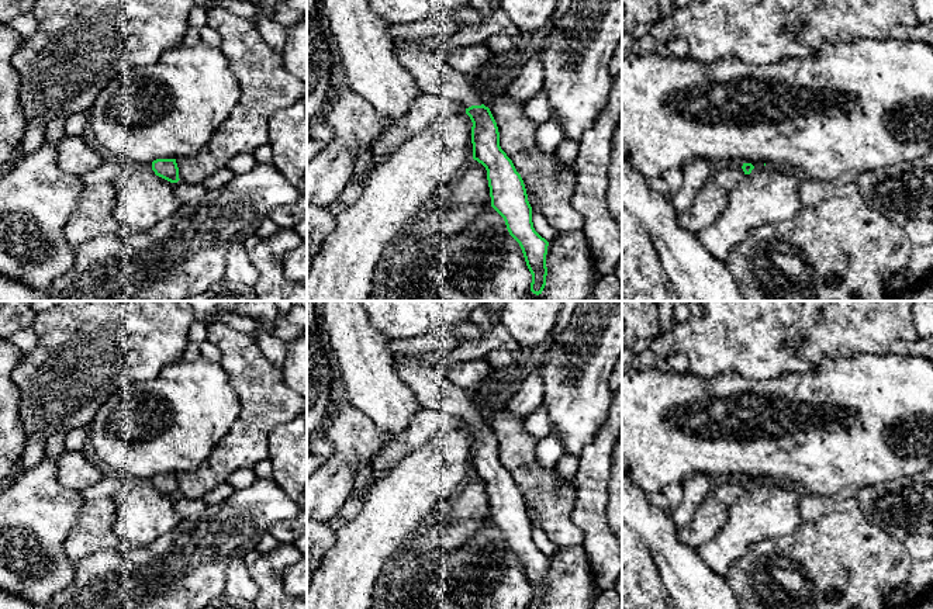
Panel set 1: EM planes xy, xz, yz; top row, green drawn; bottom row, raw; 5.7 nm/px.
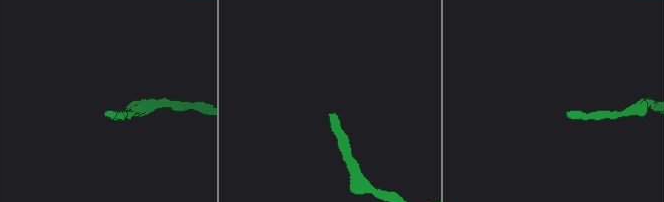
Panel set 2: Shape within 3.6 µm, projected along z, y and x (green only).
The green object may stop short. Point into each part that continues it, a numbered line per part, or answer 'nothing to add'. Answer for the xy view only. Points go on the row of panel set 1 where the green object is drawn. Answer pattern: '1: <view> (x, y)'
nothing to add

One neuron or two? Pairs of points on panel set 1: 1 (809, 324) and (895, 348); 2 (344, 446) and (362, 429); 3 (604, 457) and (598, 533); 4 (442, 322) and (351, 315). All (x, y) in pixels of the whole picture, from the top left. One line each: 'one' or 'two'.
1: two
2: one
3: one
4: two

